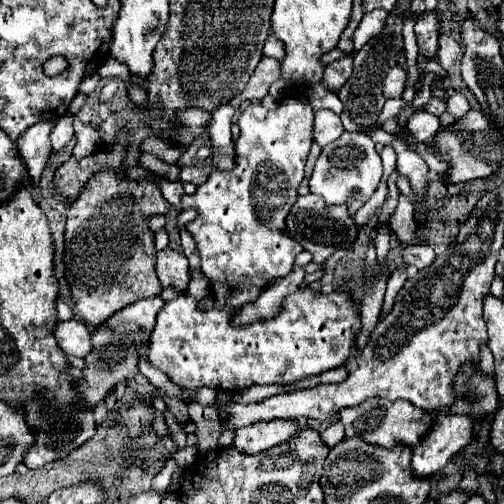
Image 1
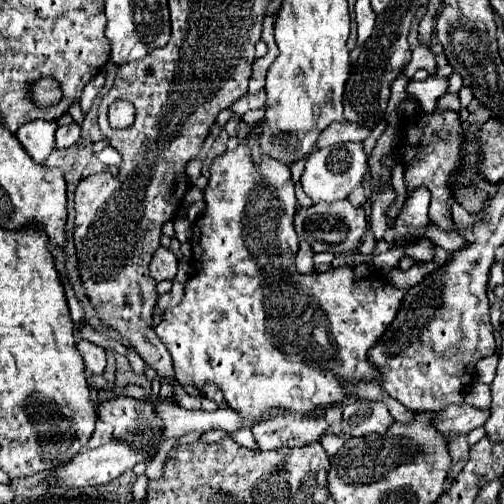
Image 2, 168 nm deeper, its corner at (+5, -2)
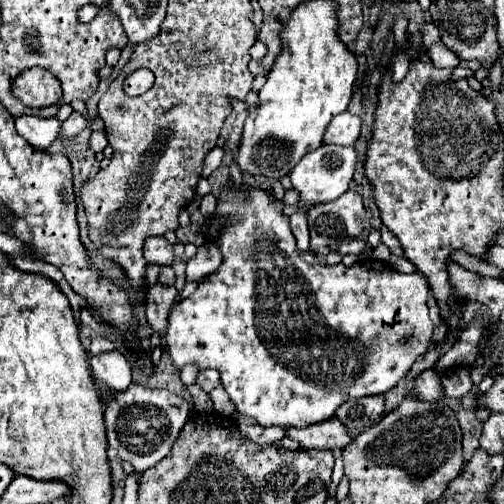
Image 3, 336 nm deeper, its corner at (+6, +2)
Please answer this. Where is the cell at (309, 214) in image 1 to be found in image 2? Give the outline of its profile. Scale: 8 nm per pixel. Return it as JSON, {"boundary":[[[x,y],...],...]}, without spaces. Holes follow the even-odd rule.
{"boundary":[[[339,200],[333,204],[319,202],[309,208],[299,208],[293,224],[295,232],[299,234],[299,240],[307,240],[313,252],[333,252],[333,254],[349,254],[357,250],[367,230],[365,210],[361,206],[353,206],[349,200]]]}

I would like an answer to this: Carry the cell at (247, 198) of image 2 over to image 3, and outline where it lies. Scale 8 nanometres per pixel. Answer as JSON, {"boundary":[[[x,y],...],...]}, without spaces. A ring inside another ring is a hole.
{"boundary":[[[232,186],[230,190],[222,190],[222,196],[218,200],[218,214],[222,214],[226,218],[226,224],[216,240],[216,244],[222,248],[224,254],[224,262],[218,268],[218,272],[210,274],[204,282],[198,284],[196,292],[188,298],[184,298],[170,314],[168,320],[168,334],[166,334],[166,344],[168,344],[168,354],[174,360],[174,364],[178,368],[182,368],[184,364],[196,364],[198,368],[214,368],[220,372],[220,380],[222,386],[226,388],[230,400],[234,400],[238,414],[246,414],[252,416],[260,426],[280,426],[280,428],[304,428],[310,424],[318,424],[324,422],[328,418],[334,416],[336,408],[340,404],[344,404],[346,400],[352,398],[362,398],[362,396],[374,396],[374,394],[386,394],[388,390],[392,390],[398,380],[402,380],[412,364],[426,354],[426,350],[432,344],[432,320],[428,316],[428,284],[426,278],[420,276],[420,272],[414,274],[400,274],[396,270],[390,268],[390,264],[374,260],[374,258],[366,258],[356,262],[354,266],[346,268],[344,264],[336,264],[336,266],[328,266],[326,262],[322,262],[314,252],[306,250],[298,250],[294,234],[290,230],[290,222],[288,216],[282,216],[282,208],[284,204],[274,200],[272,194],[258,190],[258,188],[248,188],[248,192],[240,192],[236,186]]]}

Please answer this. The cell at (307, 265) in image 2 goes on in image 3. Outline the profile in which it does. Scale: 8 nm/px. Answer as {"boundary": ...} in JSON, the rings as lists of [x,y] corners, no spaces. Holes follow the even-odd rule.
{"boundary":[[[322,144],[322,148],[318,148],[318,152],[310,152],[310,156],[304,156],[294,172],[290,174],[292,180],[292,188],[300,194],[300,208],[298,212],[294,212],[290,216],[290,227],[296,236],[298,248],[300,250],[308,250],[308,242],[310,242],[310,234],[308,230],[307,213],[310,208],[314,208],[316,204],[324,204],[324,202],[332,202],[338,196],[342,196],[348,190],[348,184],[352,180],[352,174],[356,170],[356,152],[354,148],[342,148],[342,146],[330,146],[330,144]]]}

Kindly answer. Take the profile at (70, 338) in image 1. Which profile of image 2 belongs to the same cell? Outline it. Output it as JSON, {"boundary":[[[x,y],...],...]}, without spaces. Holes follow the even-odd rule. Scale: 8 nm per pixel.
{"boundary":[[[79,340],[75,346],[85,362],[87,374],[103,374],[105,370],[105,350],[101,346],[91,344],[89,340]]]}

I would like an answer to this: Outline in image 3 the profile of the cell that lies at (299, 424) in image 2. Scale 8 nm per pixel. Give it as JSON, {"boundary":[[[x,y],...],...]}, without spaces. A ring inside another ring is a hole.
{"boundary":[[[338,418],[324,420],[322,424],[312,424],[310,428],[288,428],[288,438],[300,442],[302,448],[334,450],[350,444],[350,436]]]}

